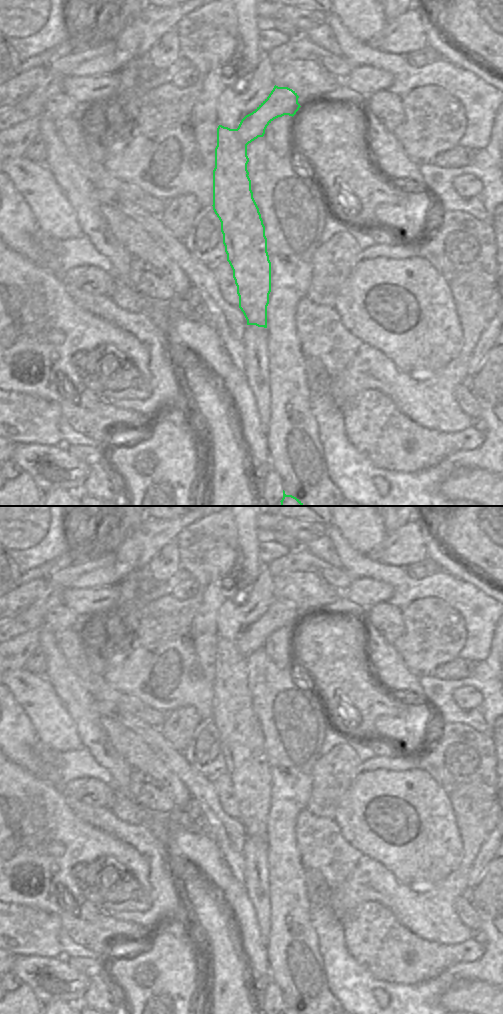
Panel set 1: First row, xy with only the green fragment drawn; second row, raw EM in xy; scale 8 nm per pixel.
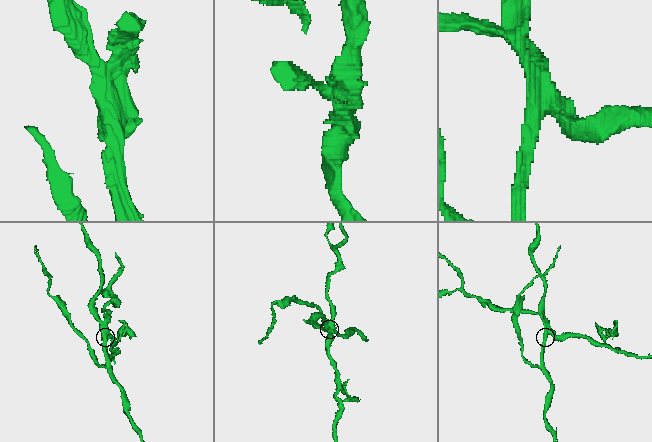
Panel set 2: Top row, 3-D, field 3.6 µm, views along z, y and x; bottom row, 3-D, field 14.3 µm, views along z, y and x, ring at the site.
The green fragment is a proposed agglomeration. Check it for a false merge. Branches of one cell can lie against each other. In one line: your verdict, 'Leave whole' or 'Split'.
Split

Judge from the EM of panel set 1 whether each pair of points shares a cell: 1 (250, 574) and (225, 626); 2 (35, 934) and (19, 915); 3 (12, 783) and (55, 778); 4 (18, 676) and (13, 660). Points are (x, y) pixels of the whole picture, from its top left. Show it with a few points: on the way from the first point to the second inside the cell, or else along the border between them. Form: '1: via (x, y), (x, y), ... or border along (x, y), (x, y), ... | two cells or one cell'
1: border along (252, 585), (247, 598), (241, 604), (230, 599) | two cells
2: via (30, 929), (21, 920) | one cell
3: border along (26, 769), (32, 774), (60, 787) | two cells
4: border along (24, 666), (18, 669), (10, 669) | two cells

